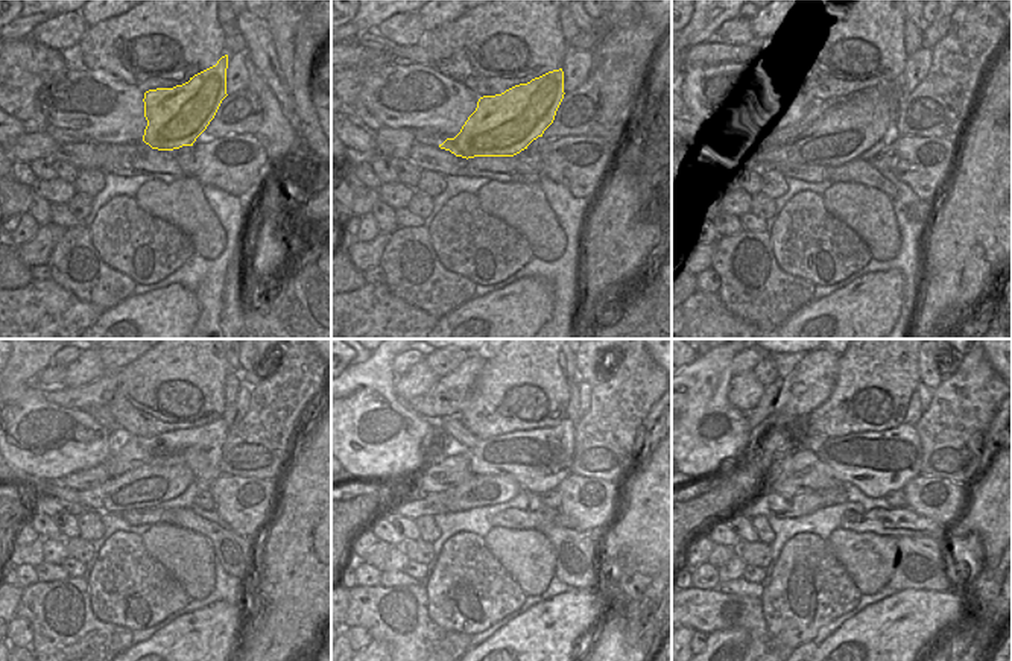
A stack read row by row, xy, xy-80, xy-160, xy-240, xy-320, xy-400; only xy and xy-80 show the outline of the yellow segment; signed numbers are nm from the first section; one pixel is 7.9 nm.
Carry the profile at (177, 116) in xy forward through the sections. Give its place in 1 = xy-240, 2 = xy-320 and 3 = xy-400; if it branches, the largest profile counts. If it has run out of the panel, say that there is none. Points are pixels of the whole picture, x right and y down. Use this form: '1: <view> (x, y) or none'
1: xy-240 (145, 487)
2: xy-320 (480, 490)
3: xy-400 (836, 496)

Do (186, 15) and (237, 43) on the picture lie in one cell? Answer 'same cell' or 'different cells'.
different cells

